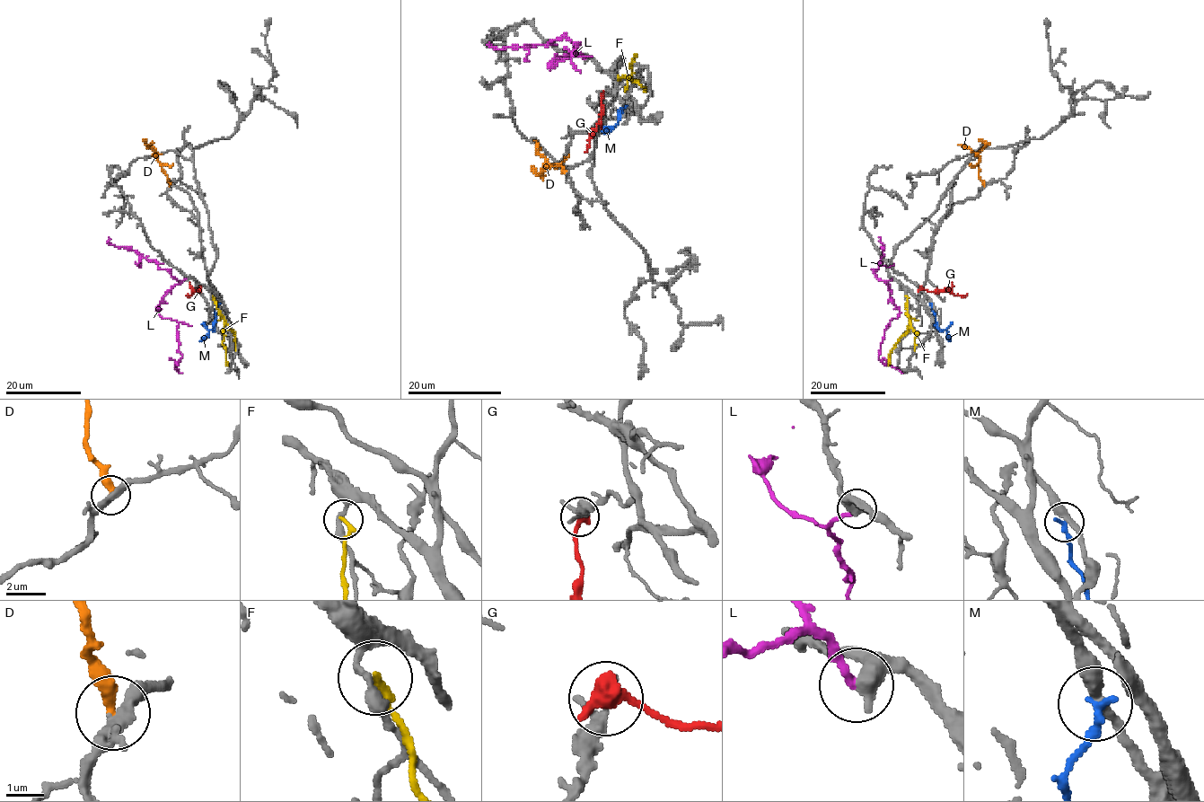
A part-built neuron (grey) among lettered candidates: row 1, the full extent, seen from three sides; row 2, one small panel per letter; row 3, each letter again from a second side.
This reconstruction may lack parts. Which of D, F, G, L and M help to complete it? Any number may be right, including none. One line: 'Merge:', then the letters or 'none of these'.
Merge: D

